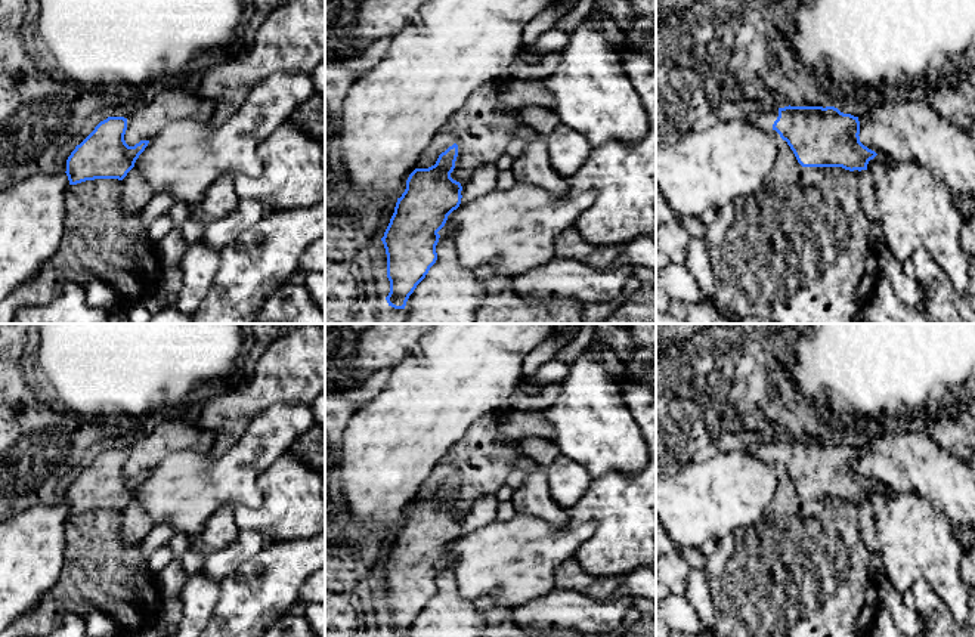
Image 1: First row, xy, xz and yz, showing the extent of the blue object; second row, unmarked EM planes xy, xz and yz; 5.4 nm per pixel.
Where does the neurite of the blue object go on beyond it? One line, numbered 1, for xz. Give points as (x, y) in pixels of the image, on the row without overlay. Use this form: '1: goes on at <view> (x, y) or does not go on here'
1: does not go on here

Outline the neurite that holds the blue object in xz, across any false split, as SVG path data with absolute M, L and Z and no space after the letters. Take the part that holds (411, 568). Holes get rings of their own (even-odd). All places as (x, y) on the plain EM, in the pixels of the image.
M454 474L434 497L415 500L397 529L381 569L387 585L389 637L406 637L409 627L437 591L437 565L461 535L462 517L451 508L458 488Z

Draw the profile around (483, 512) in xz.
M495 494L485 495L479 498L470 511L462 517L461 522L461 536L477 531L479 528L489 525L496 520L496 513L499 507L499 501Z

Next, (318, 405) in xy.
M325 393L319 395L312 403L315 424L325 430Z

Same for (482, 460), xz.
M499 417L479 418L437 464L433 482L425 483L417 500L436 495L439 486L454 474L458 488L451 508L464 517L473 504L502 485L513 464L521 455L521 440L508 442L499 436Z

